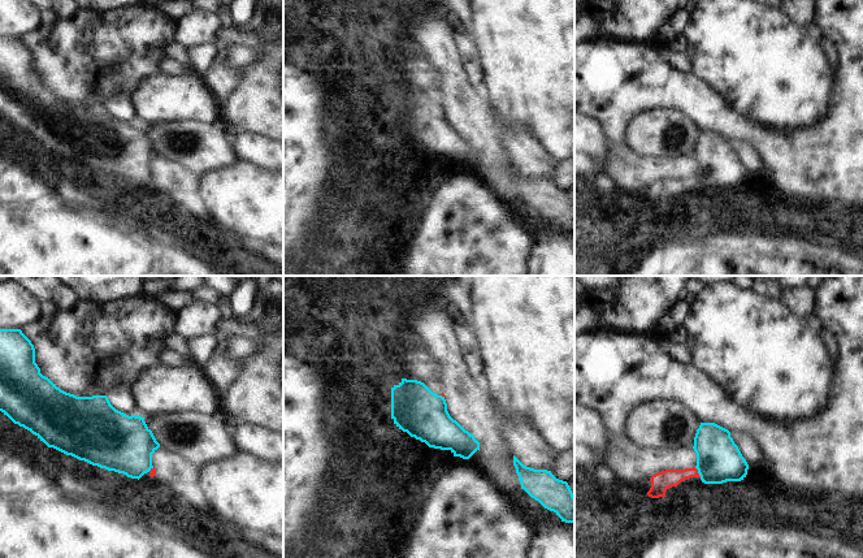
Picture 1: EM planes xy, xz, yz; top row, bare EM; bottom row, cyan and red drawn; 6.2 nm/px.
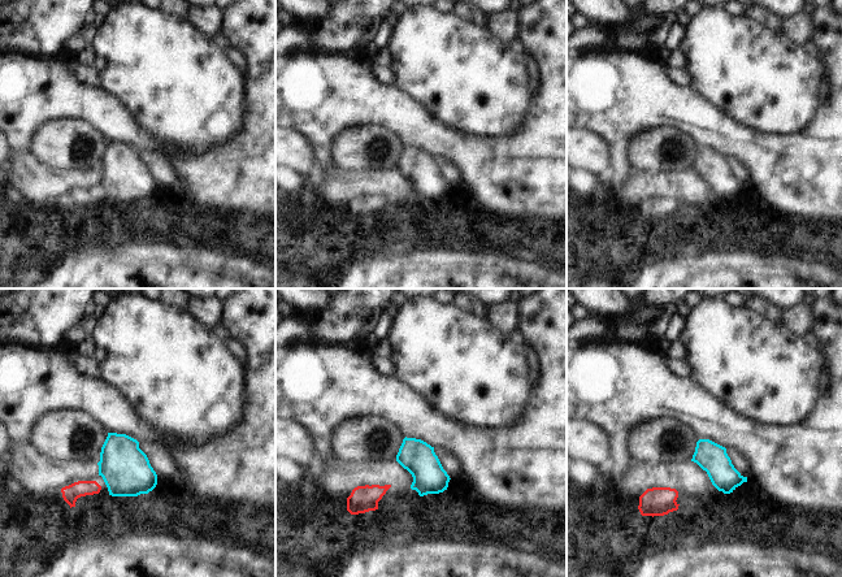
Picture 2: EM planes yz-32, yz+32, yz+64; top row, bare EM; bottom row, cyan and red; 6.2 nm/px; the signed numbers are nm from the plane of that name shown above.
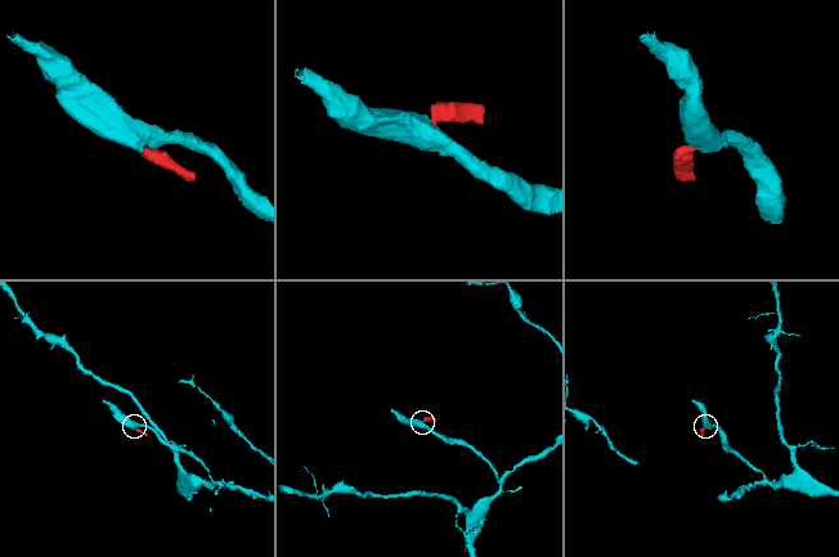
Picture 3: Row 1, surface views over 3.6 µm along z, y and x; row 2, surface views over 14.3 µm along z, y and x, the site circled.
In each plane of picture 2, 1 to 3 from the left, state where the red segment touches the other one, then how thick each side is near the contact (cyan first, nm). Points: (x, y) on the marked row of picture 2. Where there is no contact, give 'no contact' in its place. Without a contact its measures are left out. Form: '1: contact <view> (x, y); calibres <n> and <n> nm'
1: no contact
2: no contact
3: no contact

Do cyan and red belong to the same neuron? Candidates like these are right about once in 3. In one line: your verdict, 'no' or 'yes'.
no

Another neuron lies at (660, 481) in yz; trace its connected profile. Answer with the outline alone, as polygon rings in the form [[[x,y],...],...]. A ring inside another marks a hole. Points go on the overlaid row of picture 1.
[[[695,467],[685,470],[665,470],[651,476],[643,490],[651,498],[676,497],[686,489],[694,489],[702,484]]]

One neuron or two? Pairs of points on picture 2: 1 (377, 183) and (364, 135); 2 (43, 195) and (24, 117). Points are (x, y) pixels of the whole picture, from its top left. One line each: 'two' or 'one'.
1: two
2: two

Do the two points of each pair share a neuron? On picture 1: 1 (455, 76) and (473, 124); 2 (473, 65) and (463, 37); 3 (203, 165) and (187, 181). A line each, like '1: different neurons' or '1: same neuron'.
1: same neuron
2: same neuron
3: different neurons

